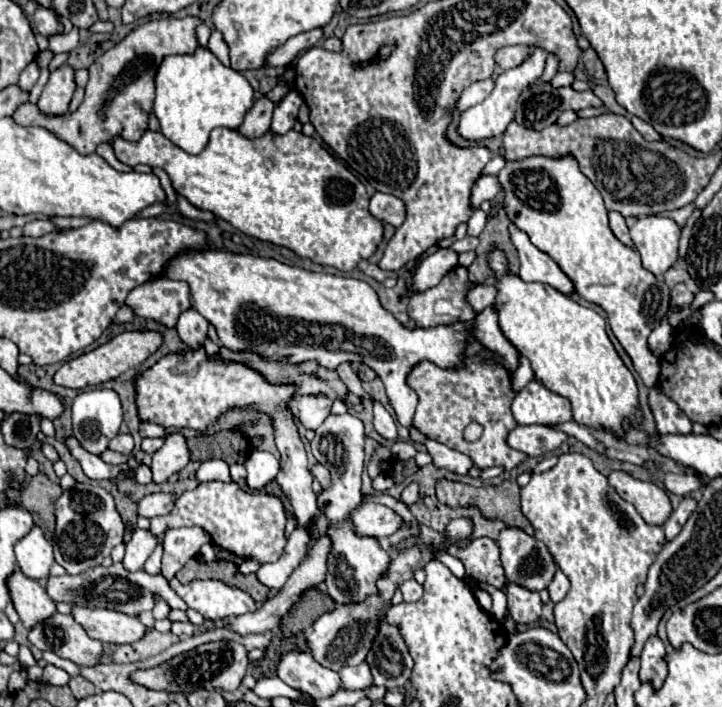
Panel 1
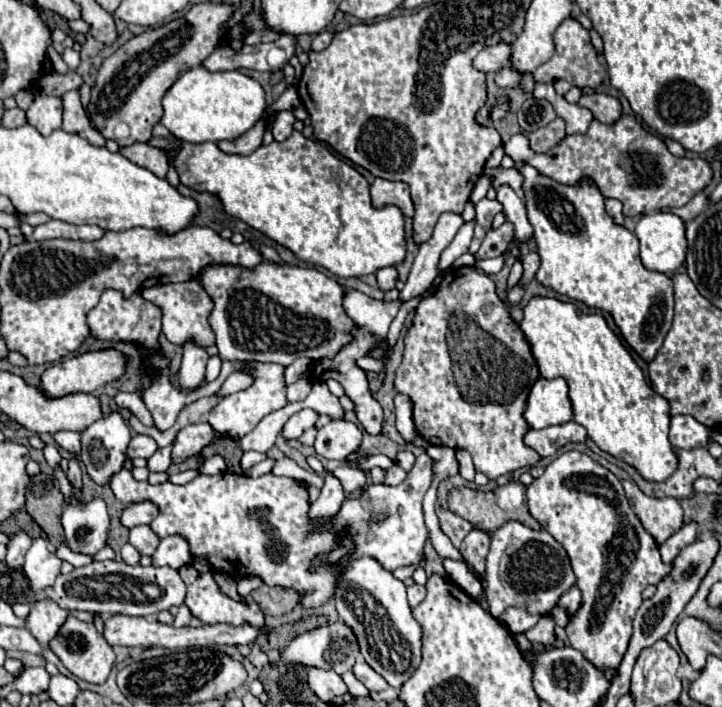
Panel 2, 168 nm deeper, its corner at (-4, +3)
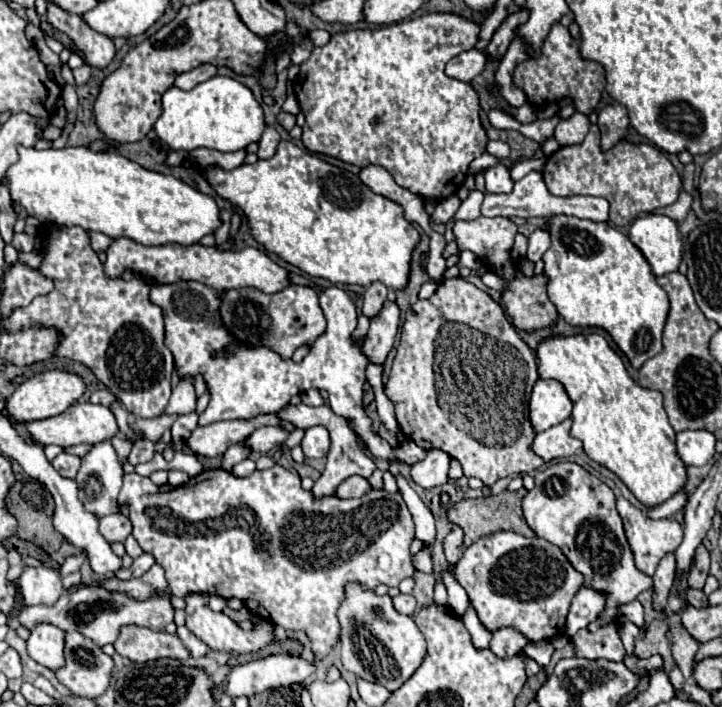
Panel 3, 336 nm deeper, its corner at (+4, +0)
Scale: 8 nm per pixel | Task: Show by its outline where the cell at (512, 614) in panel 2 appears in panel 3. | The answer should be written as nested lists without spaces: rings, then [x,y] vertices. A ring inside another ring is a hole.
[[[504,628],[494,632],[492,642],[490,642],[490,650],[498,656],[498,658],[514,658],[518,652],[524,650],[524,646],[528,644],[528,640],[514,628]]]

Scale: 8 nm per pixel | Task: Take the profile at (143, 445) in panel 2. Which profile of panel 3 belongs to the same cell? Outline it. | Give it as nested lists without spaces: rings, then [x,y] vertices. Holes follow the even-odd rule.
[[[142,438],[142,440],[138,440],[138,442],[132,446],[132,452],[130,452],[130,456],[128,456],[128,462],[136,466],[136,464],[140,464],[140,462],[148,462],[148,460],[152,460],[154,454],[156,454],[154,444],[152,444],[150,440]]]

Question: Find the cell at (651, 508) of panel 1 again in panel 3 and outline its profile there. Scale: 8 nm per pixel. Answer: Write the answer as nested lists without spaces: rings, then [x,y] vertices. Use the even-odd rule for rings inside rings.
[[[622,496],[618,498],[616,504],[618,504],[618,512],[624,520],[626,538],[628,538],[628,544],[632,548],[636,568],[642,570],[648,576],[654,576],[654,570],[656,570],[660,558],[664,558],[664,554],[674,552],[680,546],[680,542],[682,542],[682,524],[676,522],[676,520],[650,520],[638,508],[634,508],[628,500],[624,500]]]

